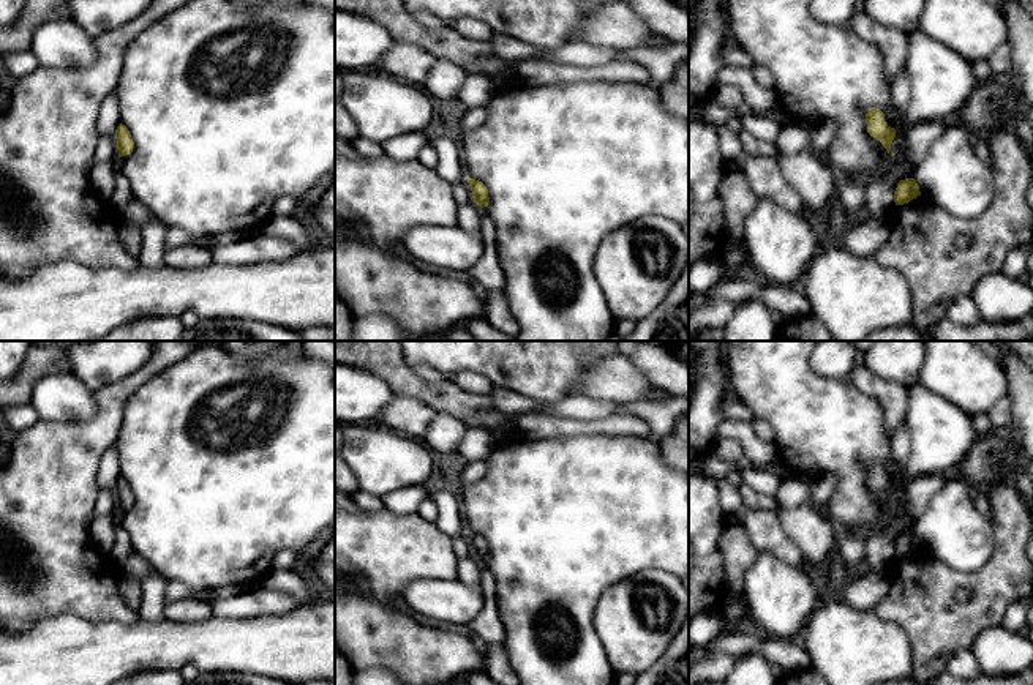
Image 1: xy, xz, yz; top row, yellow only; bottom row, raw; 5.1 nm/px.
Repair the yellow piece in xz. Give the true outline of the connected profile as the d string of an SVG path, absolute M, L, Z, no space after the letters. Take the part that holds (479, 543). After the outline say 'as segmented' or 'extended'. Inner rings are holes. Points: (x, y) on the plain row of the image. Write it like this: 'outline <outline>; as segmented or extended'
outline M466 527L466 532L468 532L468 537L469 537L469 540L471 540L474 556L475 556L480 562L486 560L488 556L490 556L486 540L485 540L482 535L479 535L479 533L471 532L468 527Z; as segmented

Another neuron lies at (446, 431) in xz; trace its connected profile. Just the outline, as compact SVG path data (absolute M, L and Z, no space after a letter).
M438 412L422 439L431 451L438 451L453 461L463 461L458 453L458 444L466 431L468 425L463 420L447 412Z

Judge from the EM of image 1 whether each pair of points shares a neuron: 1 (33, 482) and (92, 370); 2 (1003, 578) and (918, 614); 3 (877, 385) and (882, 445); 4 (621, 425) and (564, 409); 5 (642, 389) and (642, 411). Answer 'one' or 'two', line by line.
1: two
2: one
3: two
4: two
5: two

